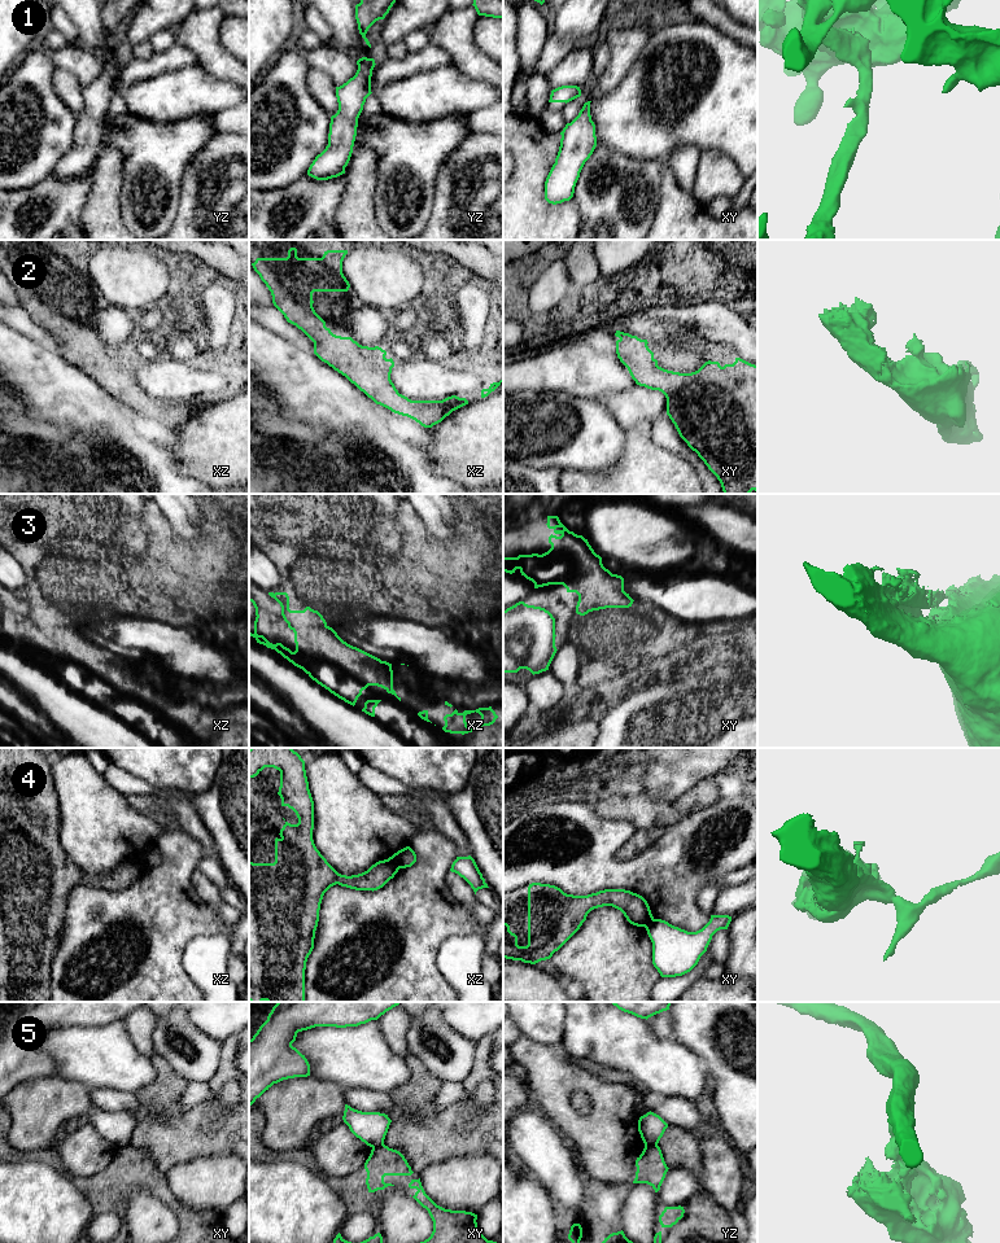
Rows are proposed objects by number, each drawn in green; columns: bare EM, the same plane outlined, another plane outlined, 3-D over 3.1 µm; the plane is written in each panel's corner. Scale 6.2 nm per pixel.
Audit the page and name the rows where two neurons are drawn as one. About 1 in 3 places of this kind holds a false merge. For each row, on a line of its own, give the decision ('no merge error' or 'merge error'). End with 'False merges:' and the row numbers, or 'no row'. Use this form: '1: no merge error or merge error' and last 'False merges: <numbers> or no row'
1: no merge error
2: no merge error
3: merge error
4: merge error
5: merge error
False merges: 3, 4, 5

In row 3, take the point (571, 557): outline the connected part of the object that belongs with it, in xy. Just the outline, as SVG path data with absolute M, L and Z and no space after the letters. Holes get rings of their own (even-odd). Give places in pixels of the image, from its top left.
M547 516L546 525L555 533L549 537L551 548L542 555L503 557L503 572L512 574L519 569L521 575L540 586L568 579L582 594L599 594L602 557L594 552L588 539L569 531L558 516Z

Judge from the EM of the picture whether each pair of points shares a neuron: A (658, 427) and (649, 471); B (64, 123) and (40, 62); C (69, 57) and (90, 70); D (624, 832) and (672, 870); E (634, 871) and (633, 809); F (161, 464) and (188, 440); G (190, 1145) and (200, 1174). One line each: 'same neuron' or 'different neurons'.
A: different neurons
B: same neuron
C: same neuron
D: same neuron
E: different neurons
F: different neurons
G: different neurons

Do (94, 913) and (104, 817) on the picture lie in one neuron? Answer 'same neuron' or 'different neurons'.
same neuron

